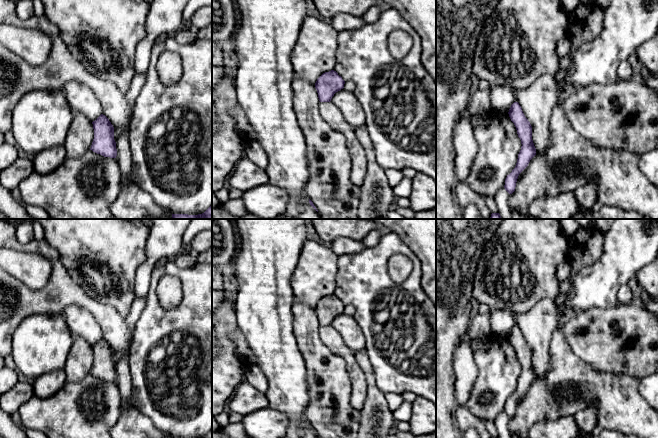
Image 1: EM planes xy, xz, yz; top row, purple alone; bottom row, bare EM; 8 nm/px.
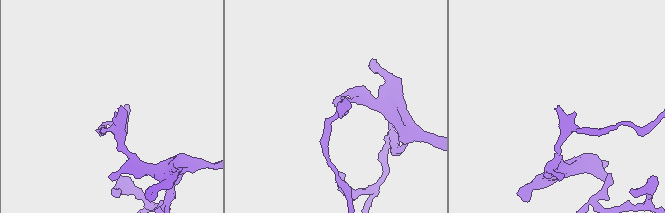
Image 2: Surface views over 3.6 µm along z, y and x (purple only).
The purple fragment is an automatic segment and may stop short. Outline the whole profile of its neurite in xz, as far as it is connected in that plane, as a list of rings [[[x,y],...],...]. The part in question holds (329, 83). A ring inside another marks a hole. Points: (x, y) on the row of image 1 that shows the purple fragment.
[[[334,70],[323,73],[316,81],[315,88],[320,102],[330,102],[334,94],[344,88],[345,81]]]

